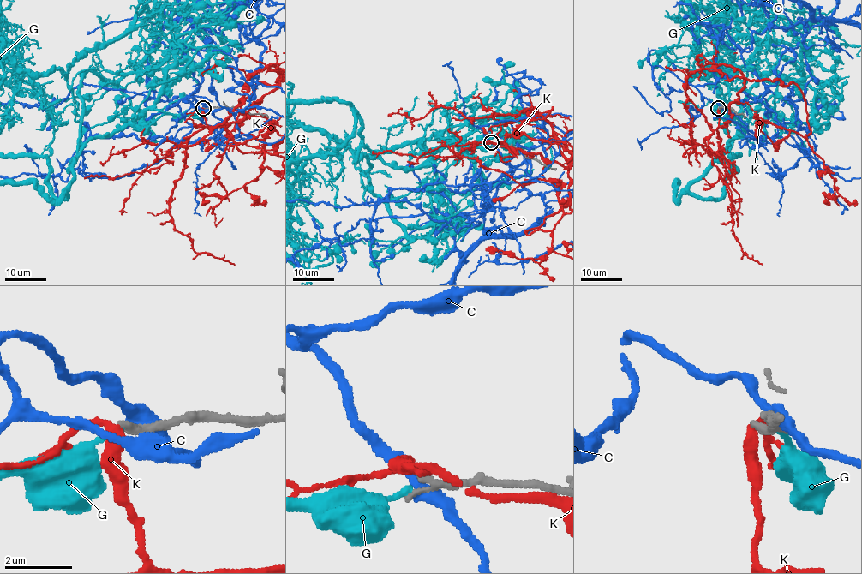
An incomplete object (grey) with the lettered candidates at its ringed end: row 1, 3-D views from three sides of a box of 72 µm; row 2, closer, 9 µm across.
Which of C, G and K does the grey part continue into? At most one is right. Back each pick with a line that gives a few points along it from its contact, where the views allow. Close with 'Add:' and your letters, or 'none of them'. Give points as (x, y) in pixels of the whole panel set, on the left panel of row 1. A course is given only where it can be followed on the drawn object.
Add: none of them

